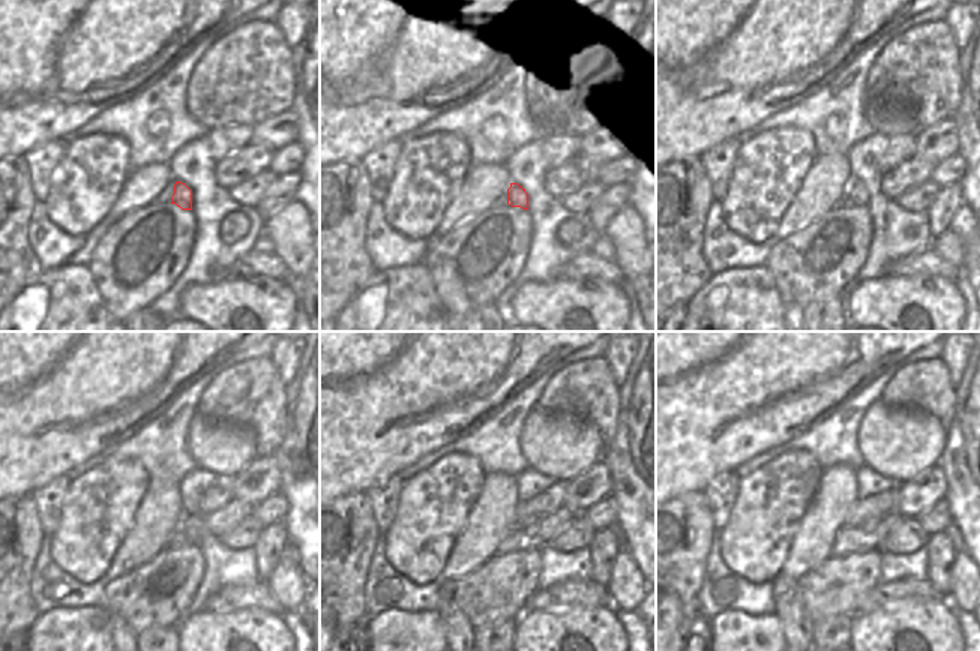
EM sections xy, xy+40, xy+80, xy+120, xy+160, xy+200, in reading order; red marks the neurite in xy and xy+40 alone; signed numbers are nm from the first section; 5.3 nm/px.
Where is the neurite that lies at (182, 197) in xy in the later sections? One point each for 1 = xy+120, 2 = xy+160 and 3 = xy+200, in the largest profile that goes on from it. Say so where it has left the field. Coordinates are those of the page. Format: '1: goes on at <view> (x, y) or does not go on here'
1: goes on at xy+120 (192, 527)
2: goes on at xy+160 (530, 528)
3: goes on at xy+200 (869, 524)

